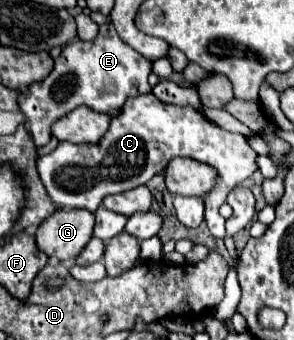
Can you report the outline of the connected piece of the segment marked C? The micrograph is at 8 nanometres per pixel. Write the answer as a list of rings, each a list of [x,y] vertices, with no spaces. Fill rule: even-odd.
[[[144,94],[124,104],[124,110],[112,118],[110,128],[100,138],[100,142],[96,144],[60,142],[56,150],[38,158],[38,172],[52,202],[56,202],[60,208],[86,208],[94,212],[104,196],[120,194],[146,184],[154,174],[164,172],[168,162],[176,156],[190,156],[198,162],[214,166],[220,174],[216,186],[218,192],[210,192],[204,202],[206,202],[206,222],[210,232],[214,236],[222,234],[226,248],[234,260],[234,266],[230,268],[230,274],[226,278],[226,296],[214,310],[214,318],[226,322],[236,314],[240,302],[240,284],[236,274],[240,256],[234,248],[234,240],[226,238],[224,230],[226,220],[218,214],[218,208],[226,202],[226,196],[234,186],[238,186],[258,170],[256,166],[258,154],[252,150],[248,138],[218,128],[192,106],[180,108],[160,102],[154,94]]]

